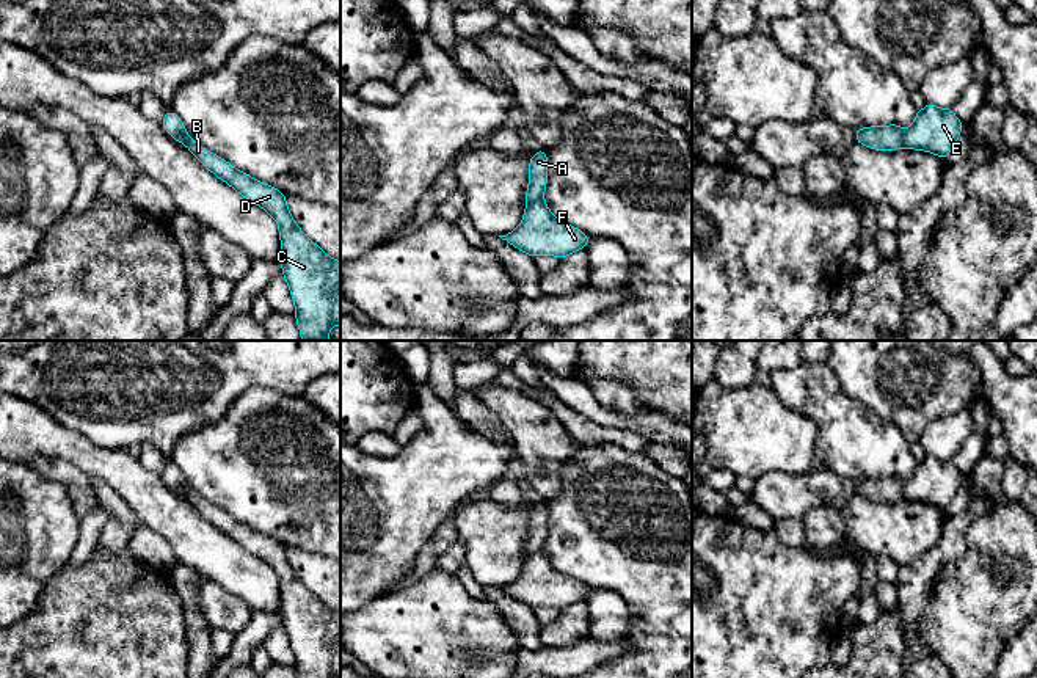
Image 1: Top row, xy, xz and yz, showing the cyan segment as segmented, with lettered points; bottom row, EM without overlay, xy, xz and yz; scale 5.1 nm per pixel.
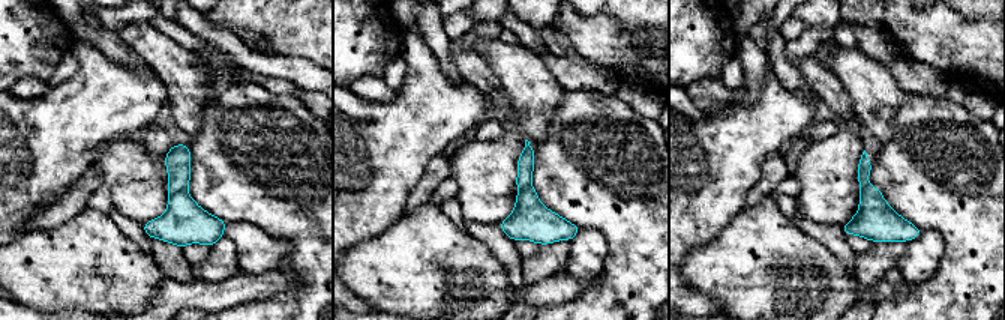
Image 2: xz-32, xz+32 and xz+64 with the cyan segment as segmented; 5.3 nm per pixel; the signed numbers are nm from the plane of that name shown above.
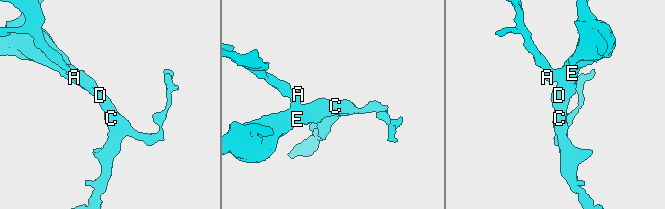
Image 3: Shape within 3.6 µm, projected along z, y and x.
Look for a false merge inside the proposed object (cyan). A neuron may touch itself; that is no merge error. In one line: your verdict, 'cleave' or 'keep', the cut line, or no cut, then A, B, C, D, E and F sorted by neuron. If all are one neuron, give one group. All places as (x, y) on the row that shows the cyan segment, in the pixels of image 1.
cleave | xz (542, 198), (527, 203) | A / B C D E F

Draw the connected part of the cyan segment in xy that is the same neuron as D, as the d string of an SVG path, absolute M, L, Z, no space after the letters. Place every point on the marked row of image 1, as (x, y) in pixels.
M185 137L185 146L209 171L275 218L282 248L282 276L295 303L301 339L328 341L329 330L340 325L340 262L300 229L282 191L235 170L190 137Z

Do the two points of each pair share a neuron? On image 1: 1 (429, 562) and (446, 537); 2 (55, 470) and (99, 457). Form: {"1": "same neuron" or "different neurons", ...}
{"1": "same neuron", "2": "different neurons"}

